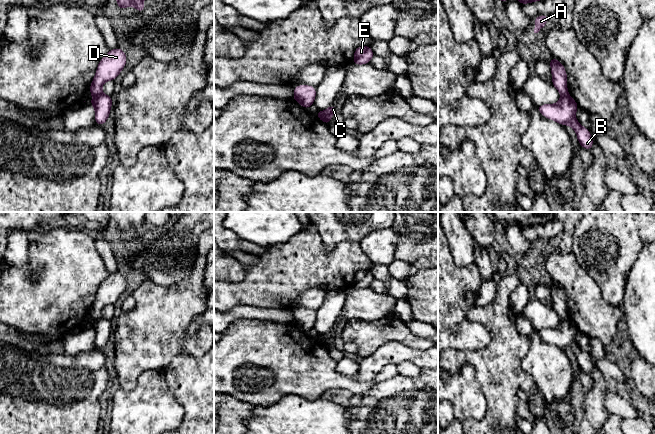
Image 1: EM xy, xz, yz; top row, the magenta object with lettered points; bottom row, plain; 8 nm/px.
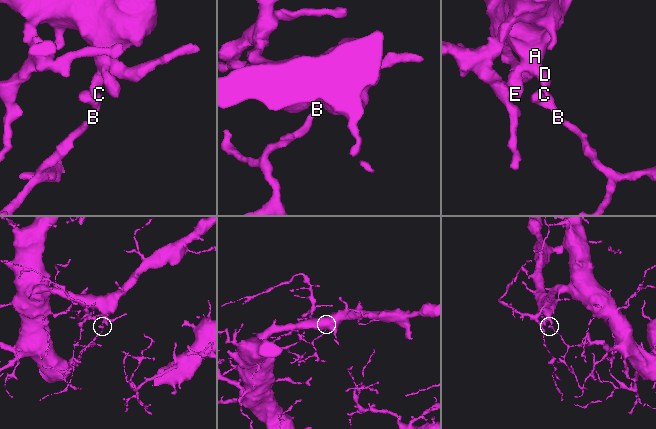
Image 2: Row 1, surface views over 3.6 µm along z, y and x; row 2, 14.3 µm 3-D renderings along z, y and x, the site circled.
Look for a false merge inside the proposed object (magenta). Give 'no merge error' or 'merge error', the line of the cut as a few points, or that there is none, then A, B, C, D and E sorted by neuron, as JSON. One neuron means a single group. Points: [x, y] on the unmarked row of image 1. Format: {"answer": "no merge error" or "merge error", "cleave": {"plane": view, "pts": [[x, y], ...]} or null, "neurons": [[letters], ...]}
{"answer": "merge error", "cleave": {"plane": "xy", "pts": [[101, 317], [93, 321]]}, "neurons": [["A", "D", "E"], ["B", "C"]]}

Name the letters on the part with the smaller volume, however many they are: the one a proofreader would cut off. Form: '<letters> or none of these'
B, C

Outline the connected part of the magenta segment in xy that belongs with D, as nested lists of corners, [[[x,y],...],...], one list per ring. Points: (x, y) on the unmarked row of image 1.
[[[119,271],[109,274],[98,288],[94,303],[89,315],[93,321],[102,318],[102,309],[106,305],[114,305],[126,289],[126,277]]]

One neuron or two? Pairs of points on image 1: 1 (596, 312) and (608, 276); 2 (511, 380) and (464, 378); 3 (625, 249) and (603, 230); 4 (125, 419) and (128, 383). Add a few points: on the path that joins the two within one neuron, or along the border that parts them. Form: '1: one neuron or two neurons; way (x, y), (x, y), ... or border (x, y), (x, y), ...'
1: two neurons; border (589, 275), (602, 297), (621, 307)
2: two neurons; border (463, 364), (473, 367), (477, 383), (487, 400)
3: one neuron; way (620, 244), (608, 234)
4: two neurons; border (142, 373), (131, 390), (120, 389)

